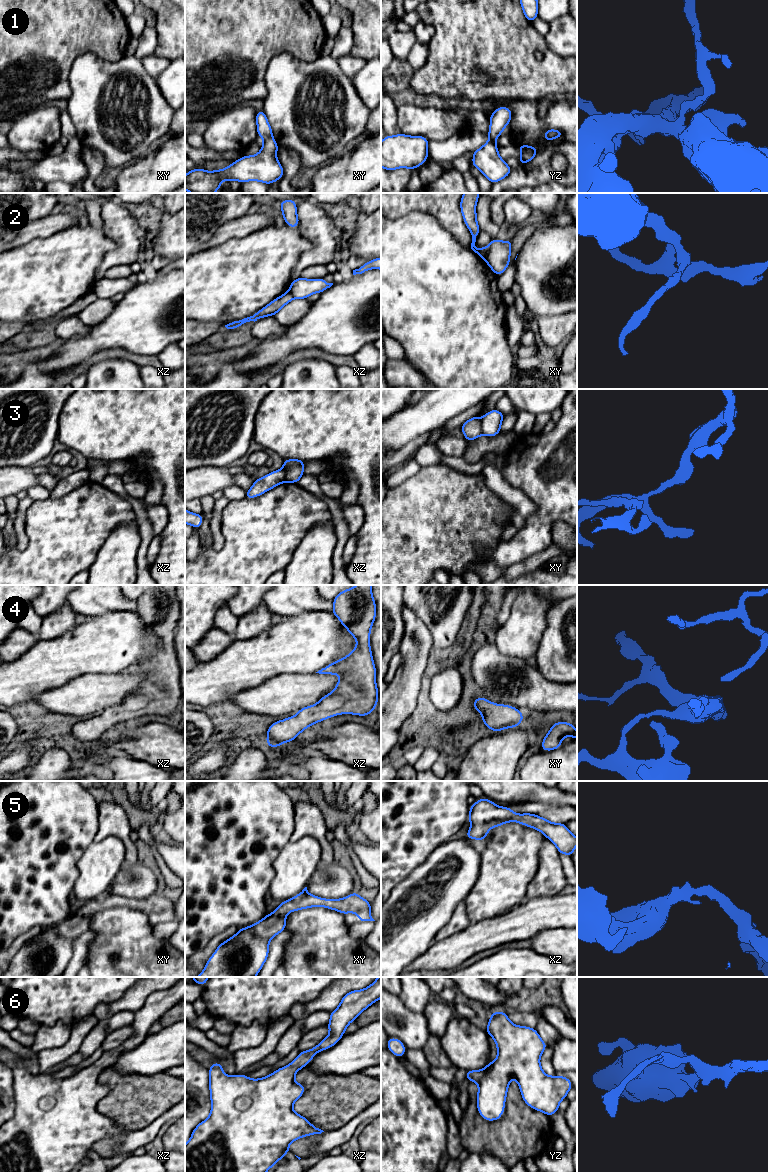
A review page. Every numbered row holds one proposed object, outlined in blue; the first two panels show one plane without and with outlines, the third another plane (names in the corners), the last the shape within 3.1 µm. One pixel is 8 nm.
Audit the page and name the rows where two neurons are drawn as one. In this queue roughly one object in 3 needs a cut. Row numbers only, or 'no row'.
2, 3

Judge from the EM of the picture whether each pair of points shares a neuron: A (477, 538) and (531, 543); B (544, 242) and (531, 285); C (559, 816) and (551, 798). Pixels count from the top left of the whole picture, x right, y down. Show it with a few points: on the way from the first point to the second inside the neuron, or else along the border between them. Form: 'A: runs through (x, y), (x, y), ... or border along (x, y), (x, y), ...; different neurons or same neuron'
A: border along (501, 538), (494, 545), (480, 548), (478, 553); different neurons
B: runs through (544, 253), (544, 272), (542, 274); same neuron
C: border along (530, 801), (566, 805); different neurons

